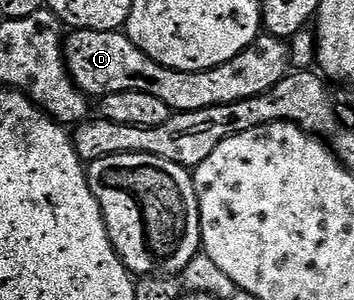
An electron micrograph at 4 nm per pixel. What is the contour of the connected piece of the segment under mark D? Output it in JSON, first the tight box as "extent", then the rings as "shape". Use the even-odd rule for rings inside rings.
{"extent":[64,29,290,113],"shape":[[[73,29],[67,34],[64,42],[64,61],[68,65],[68,73],[72,81],[89,98],[99,99],[112,93],[122,91],[142,91],[146,95],[154,95],[154,99],[162,99],[166,107],[177,113],[189,113],[206,107],[214,107],[222,103],[234,103],[238,99],[250,99],[250,95],[262,95],[262,91],[270,91],[274,83],[278,83],[290,72],[289,46],[279,37],[261,35],[246,51],[234,55],[226,63],[213,69],[191,73],[178,71],[150,59],[130,38],[127,32],[90,31],[89,29]]]}

